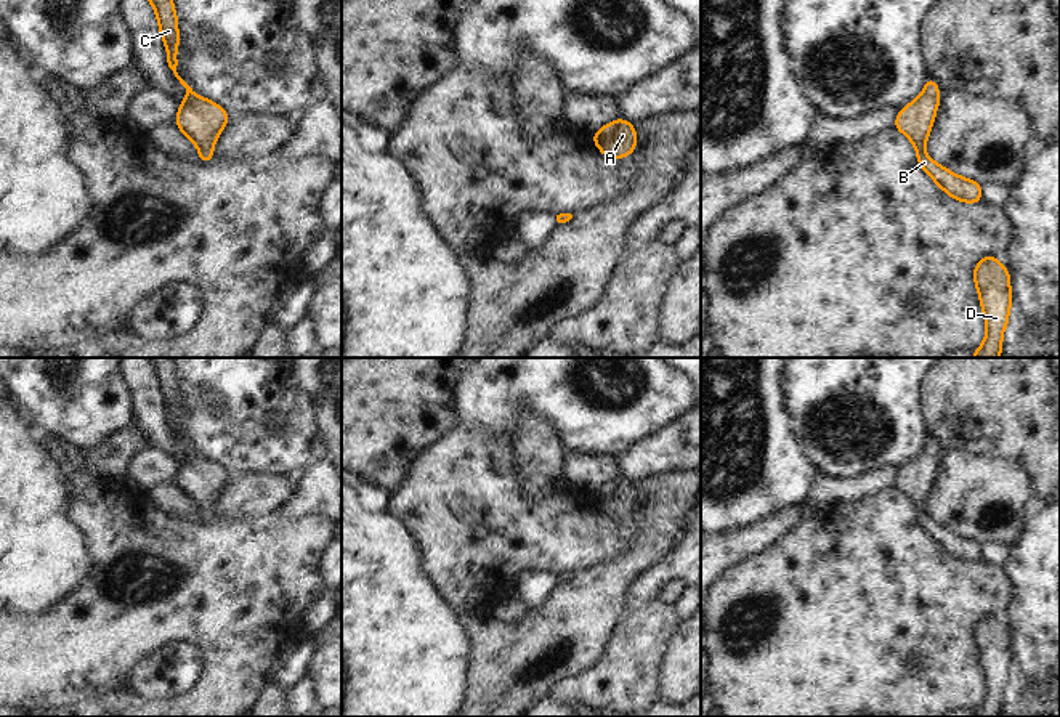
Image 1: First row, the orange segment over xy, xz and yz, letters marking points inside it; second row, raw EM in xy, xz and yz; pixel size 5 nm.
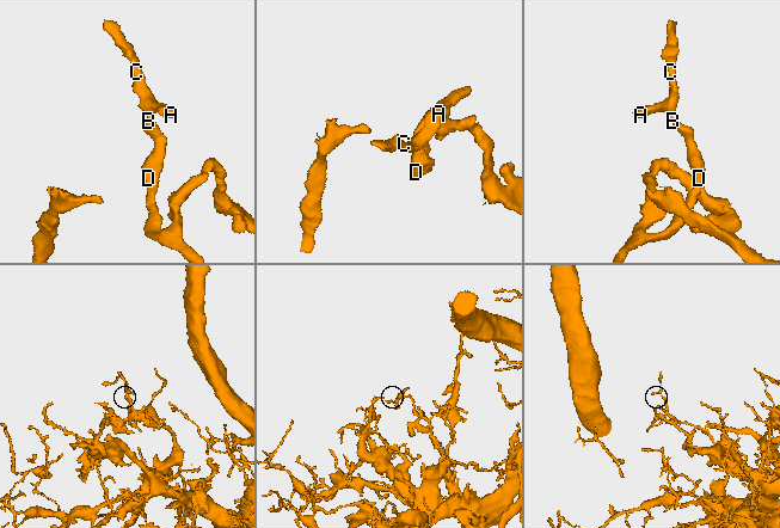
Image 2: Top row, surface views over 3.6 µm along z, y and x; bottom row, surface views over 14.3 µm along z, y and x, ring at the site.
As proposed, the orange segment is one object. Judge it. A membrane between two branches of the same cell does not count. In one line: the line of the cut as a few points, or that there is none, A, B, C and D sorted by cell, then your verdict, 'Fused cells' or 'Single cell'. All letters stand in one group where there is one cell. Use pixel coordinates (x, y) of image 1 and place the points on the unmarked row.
No split. Groups: A B C D. Single cell.

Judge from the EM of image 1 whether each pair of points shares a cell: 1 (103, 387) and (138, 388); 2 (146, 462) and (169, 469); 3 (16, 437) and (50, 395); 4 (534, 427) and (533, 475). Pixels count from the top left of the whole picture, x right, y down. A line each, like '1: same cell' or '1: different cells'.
1: different cells
2: same cell
3: different cells
4: same cell

